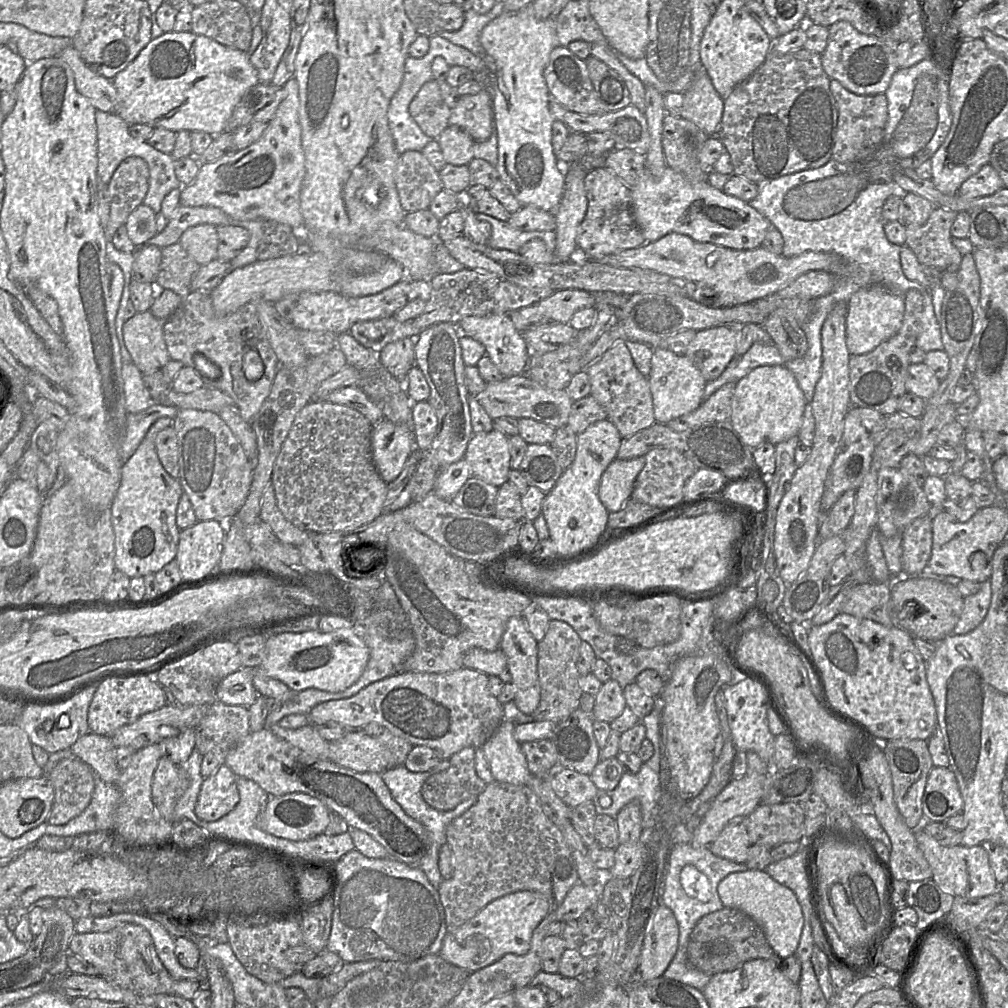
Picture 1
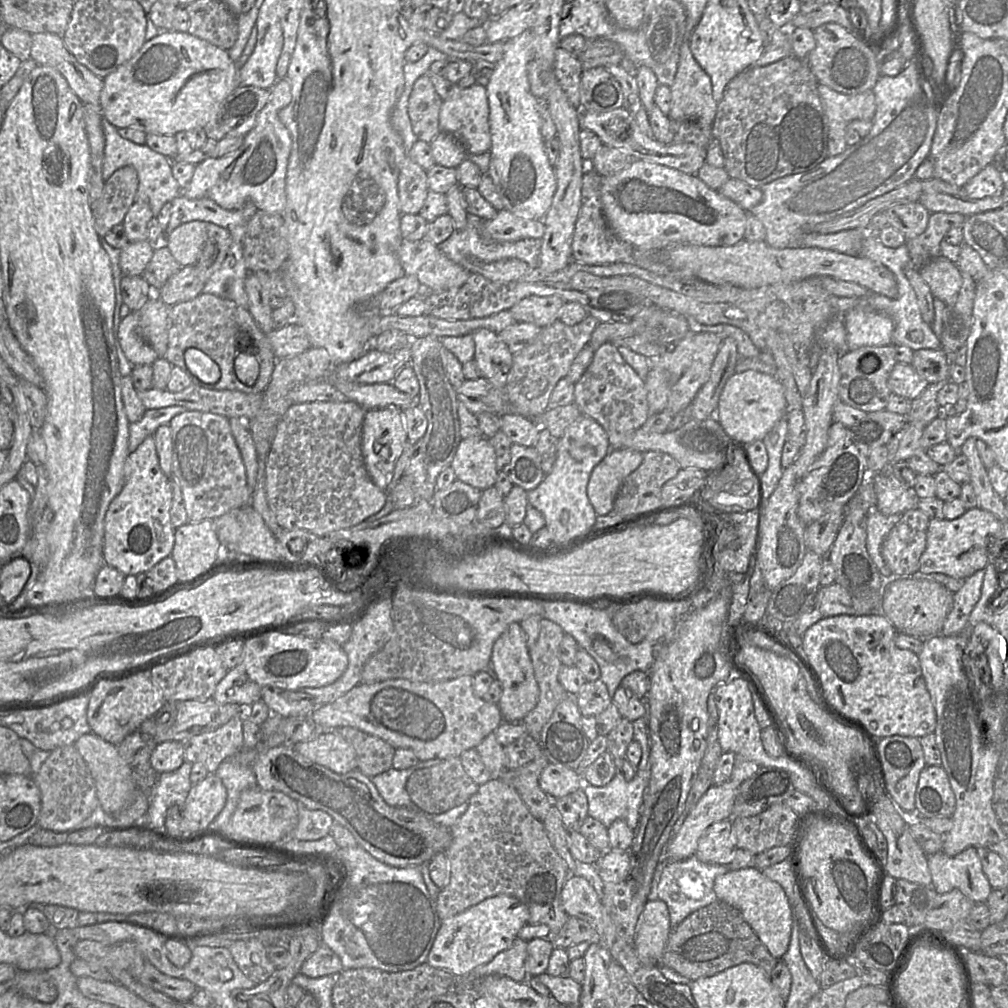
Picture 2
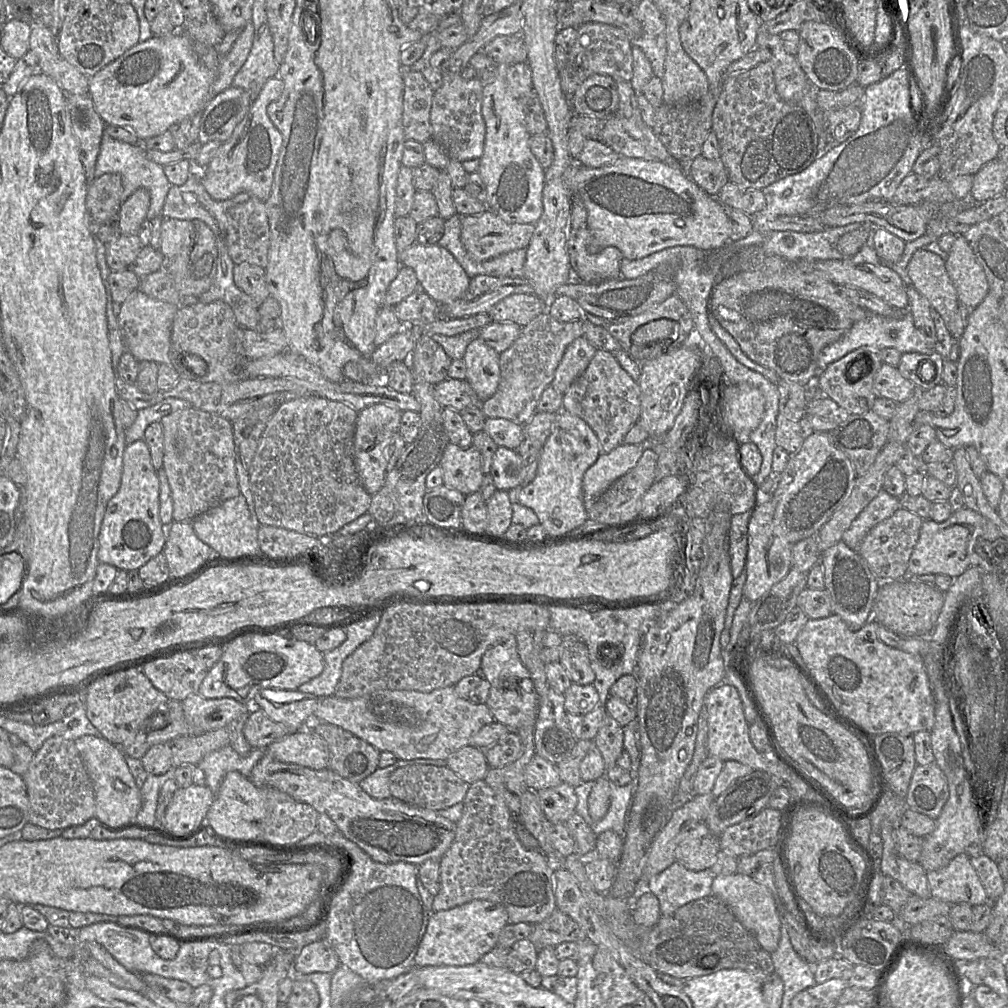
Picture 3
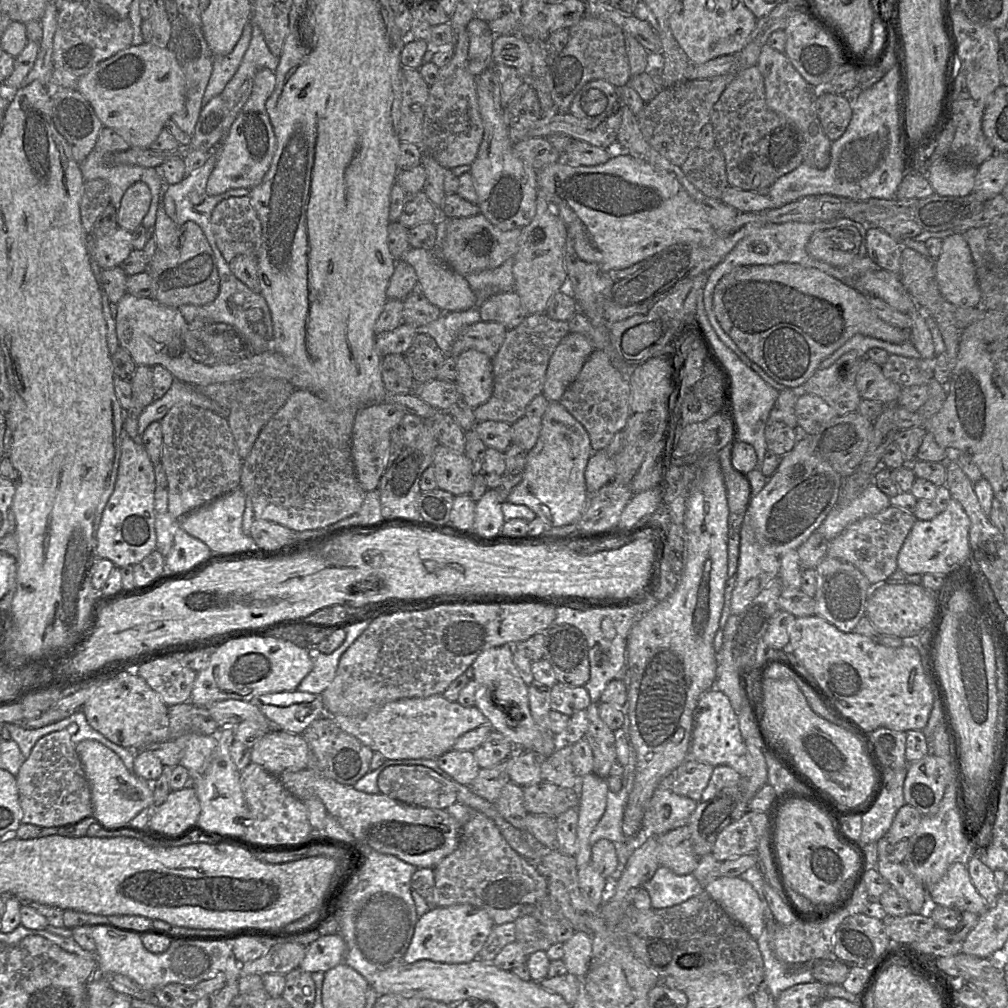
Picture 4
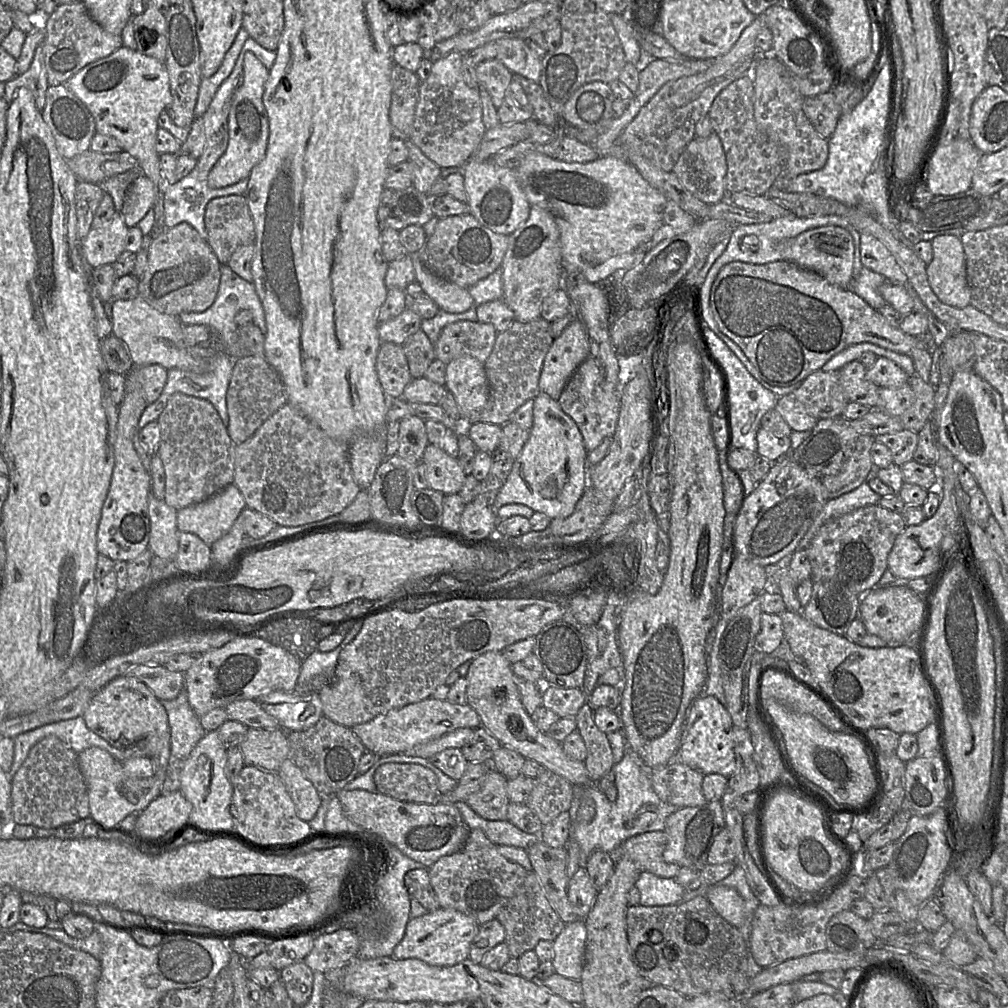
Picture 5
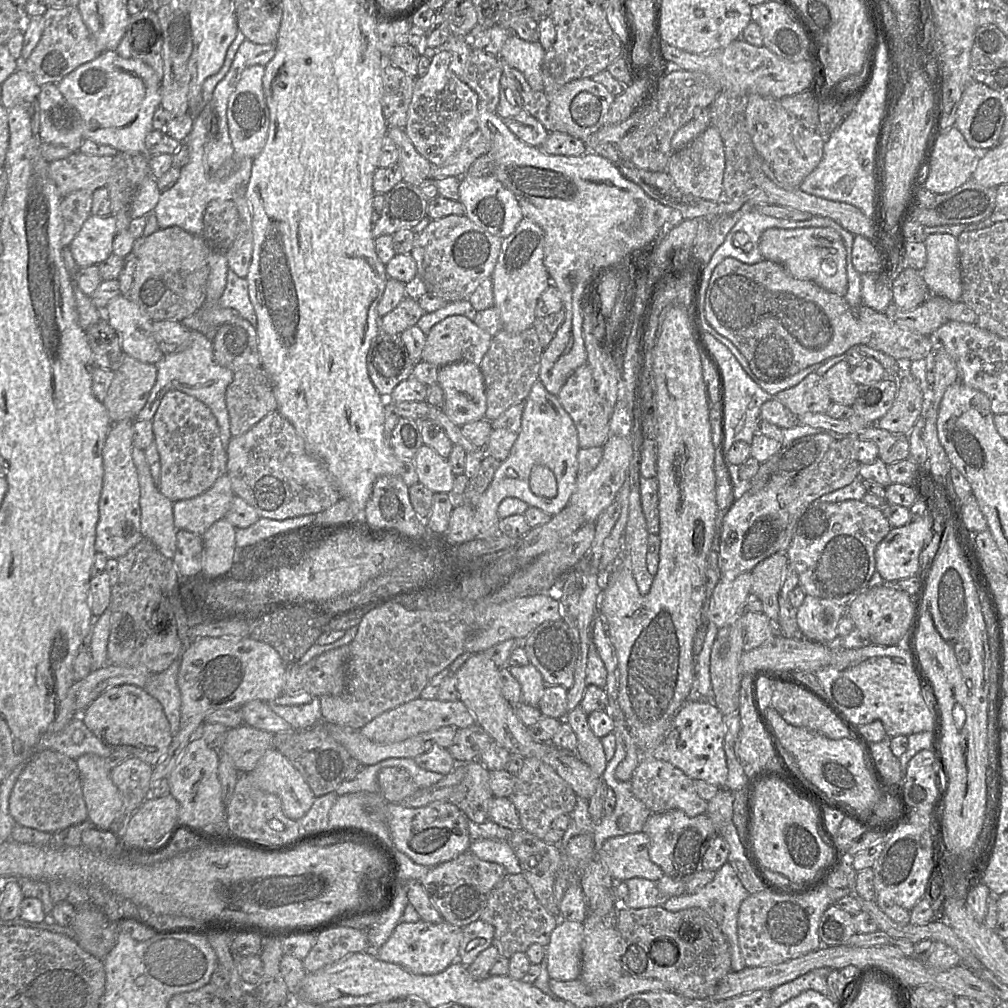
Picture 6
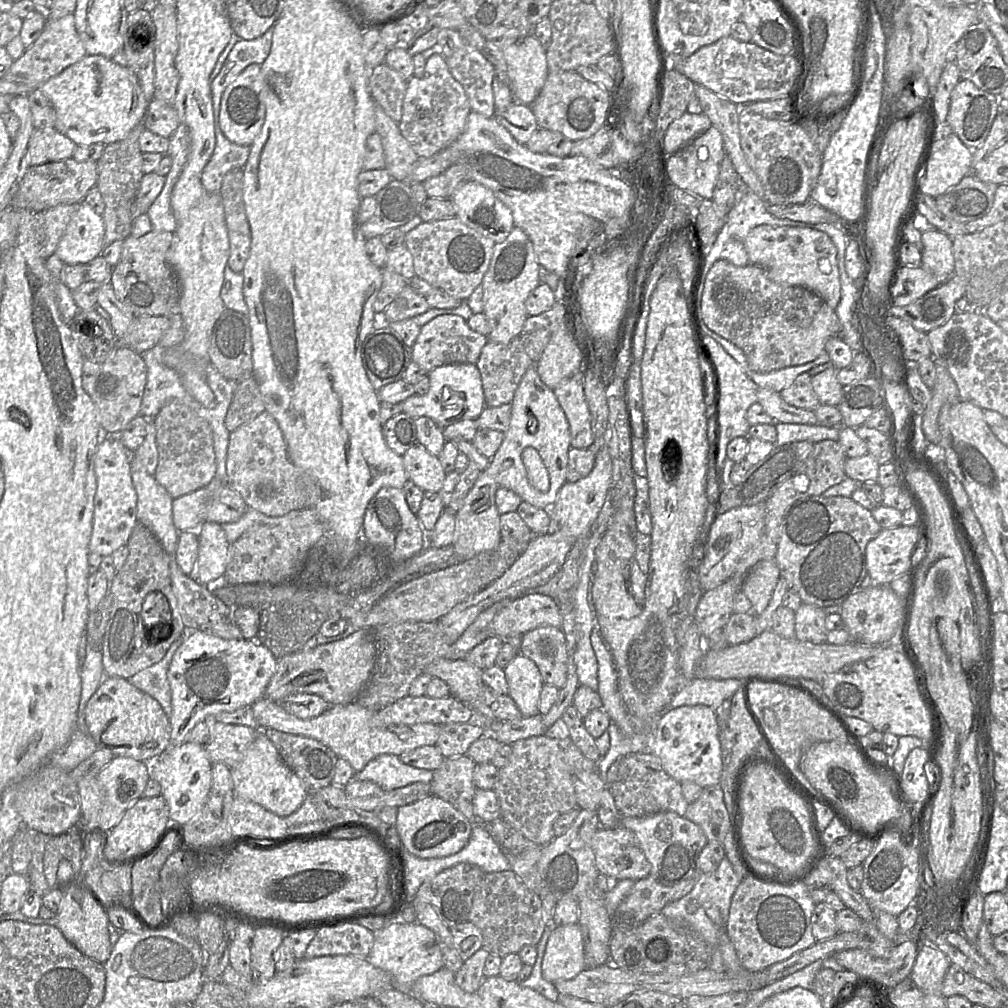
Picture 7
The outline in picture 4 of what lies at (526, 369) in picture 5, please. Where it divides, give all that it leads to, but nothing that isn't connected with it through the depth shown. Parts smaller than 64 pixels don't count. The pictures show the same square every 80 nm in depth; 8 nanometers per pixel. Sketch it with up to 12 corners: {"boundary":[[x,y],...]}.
{"boundary":[[529,315],[492,358],[476,422],[513,424],[542,393],[567,321]]}

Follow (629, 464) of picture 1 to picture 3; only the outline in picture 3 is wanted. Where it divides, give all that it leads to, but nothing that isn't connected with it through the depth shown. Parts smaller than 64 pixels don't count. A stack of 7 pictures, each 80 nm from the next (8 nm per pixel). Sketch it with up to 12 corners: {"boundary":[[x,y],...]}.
{"boundary":[[644,445],[601,453],[583,477],[586,509],[640,460]]}

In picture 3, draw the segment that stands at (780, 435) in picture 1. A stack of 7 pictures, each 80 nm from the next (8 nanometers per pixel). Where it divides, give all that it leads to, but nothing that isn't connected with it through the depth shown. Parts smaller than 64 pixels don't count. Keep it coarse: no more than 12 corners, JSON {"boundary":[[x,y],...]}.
{"boundary":[[724,383],[721,417],[739,444],[760,424],[766,400]]}

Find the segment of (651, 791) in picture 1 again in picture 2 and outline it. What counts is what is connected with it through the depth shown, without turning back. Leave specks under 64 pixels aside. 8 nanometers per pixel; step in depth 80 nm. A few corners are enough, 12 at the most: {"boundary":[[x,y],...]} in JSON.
{"boundary":[[650,770],[585,784],[589,817],[635,829]]}

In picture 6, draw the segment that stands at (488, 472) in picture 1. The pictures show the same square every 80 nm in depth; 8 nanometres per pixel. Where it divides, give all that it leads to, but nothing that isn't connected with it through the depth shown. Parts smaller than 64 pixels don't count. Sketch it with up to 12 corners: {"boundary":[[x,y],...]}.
{"boundary":[[422,445],[413,463],[419,483],[448,493],[455,475],[447,459]]}

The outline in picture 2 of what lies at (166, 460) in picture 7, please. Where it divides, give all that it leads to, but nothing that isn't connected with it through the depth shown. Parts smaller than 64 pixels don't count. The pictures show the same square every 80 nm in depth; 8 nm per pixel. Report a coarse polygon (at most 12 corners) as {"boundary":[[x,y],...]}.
{"boundary":[[227,417],[169,424],[190,522],[250,500]]}

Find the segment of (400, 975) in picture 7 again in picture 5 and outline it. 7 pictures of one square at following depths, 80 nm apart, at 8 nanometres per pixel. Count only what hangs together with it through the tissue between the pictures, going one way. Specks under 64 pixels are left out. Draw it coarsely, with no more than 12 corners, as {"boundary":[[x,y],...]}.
{"boundary":[[440,907],[409,920],[391,957],[453,966],[479,924]]}

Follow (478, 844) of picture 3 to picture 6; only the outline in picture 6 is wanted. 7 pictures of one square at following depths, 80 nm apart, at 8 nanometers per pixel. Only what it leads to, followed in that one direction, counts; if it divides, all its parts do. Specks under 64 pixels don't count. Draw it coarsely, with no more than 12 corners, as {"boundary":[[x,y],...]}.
{"boundary":[[467,850],[421,883],[442,918],[480,919],[508,872]]}

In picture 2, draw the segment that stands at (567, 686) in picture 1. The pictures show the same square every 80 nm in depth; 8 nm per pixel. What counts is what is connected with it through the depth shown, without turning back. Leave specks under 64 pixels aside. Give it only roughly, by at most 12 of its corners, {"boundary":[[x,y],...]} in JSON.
{"boundary":[[542,618],[530,649],[539,698],[521,723],[537,740],[569,695],[558,680],[565,632]]}

